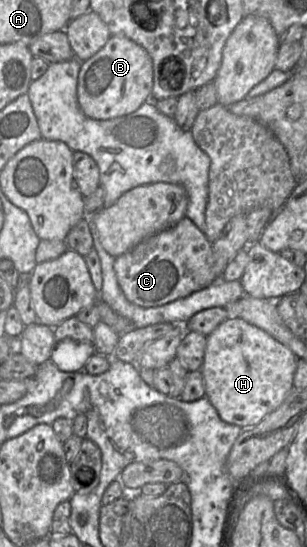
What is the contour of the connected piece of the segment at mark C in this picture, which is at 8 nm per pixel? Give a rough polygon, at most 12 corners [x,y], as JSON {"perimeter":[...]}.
{"perimeter":[[187,217],[118,256],[126,298],[157,307],[209,286],[212,243]]}

